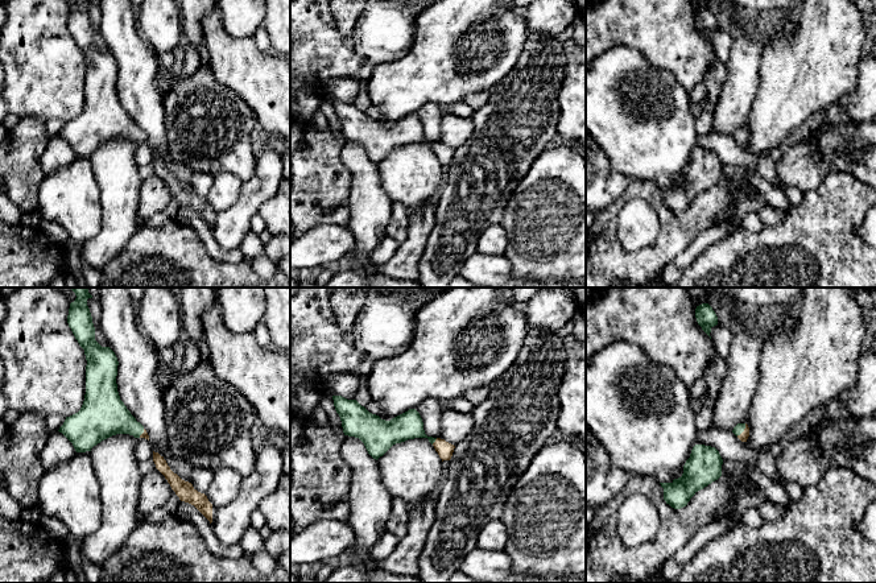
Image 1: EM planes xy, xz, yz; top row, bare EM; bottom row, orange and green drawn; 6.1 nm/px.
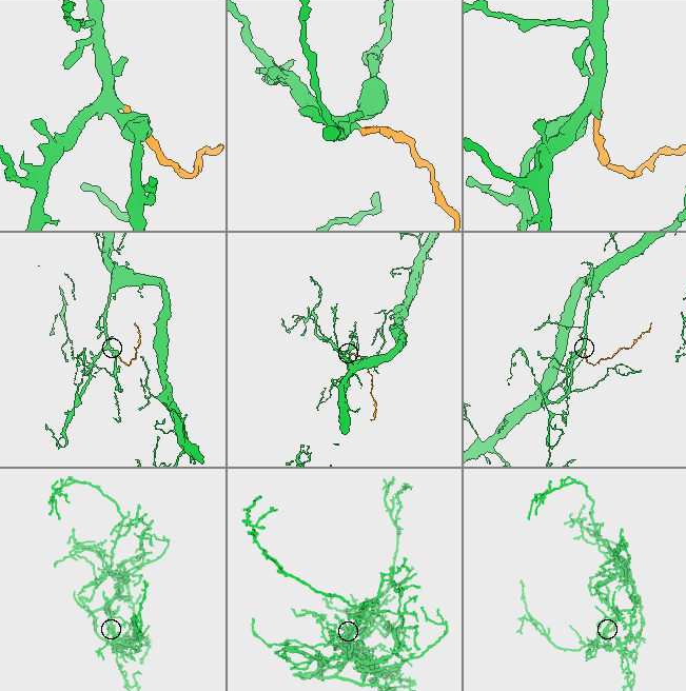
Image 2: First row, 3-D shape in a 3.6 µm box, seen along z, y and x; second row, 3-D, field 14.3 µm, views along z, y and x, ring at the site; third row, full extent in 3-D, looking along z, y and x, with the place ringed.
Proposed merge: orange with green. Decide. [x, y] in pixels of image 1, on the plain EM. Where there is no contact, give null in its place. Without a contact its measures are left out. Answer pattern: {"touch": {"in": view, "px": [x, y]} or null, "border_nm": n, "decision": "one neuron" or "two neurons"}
{"touch": {"in": "yz", "px": [744, 135]}, "border_nm": 100, "decision": "one neuron"}

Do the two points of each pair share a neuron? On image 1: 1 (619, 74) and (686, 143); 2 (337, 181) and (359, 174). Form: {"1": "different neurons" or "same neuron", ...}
{"1": "same neuron", "2": "different neurons"}

